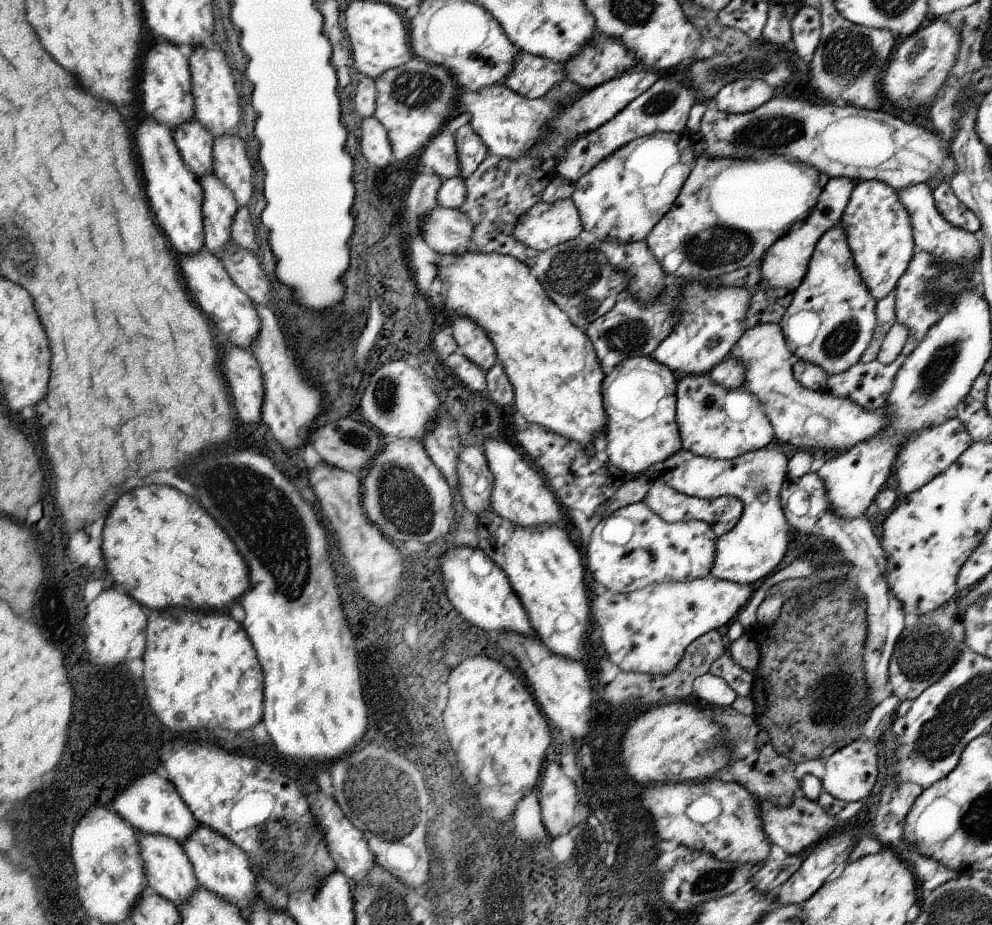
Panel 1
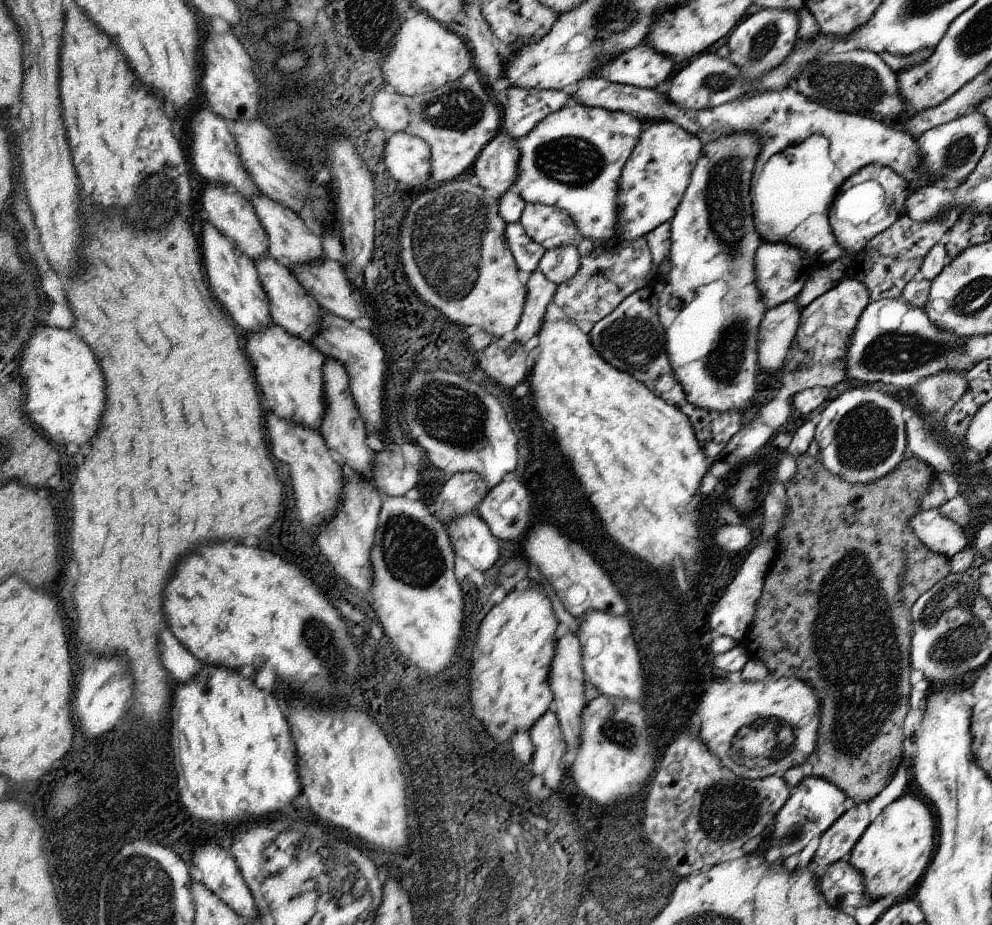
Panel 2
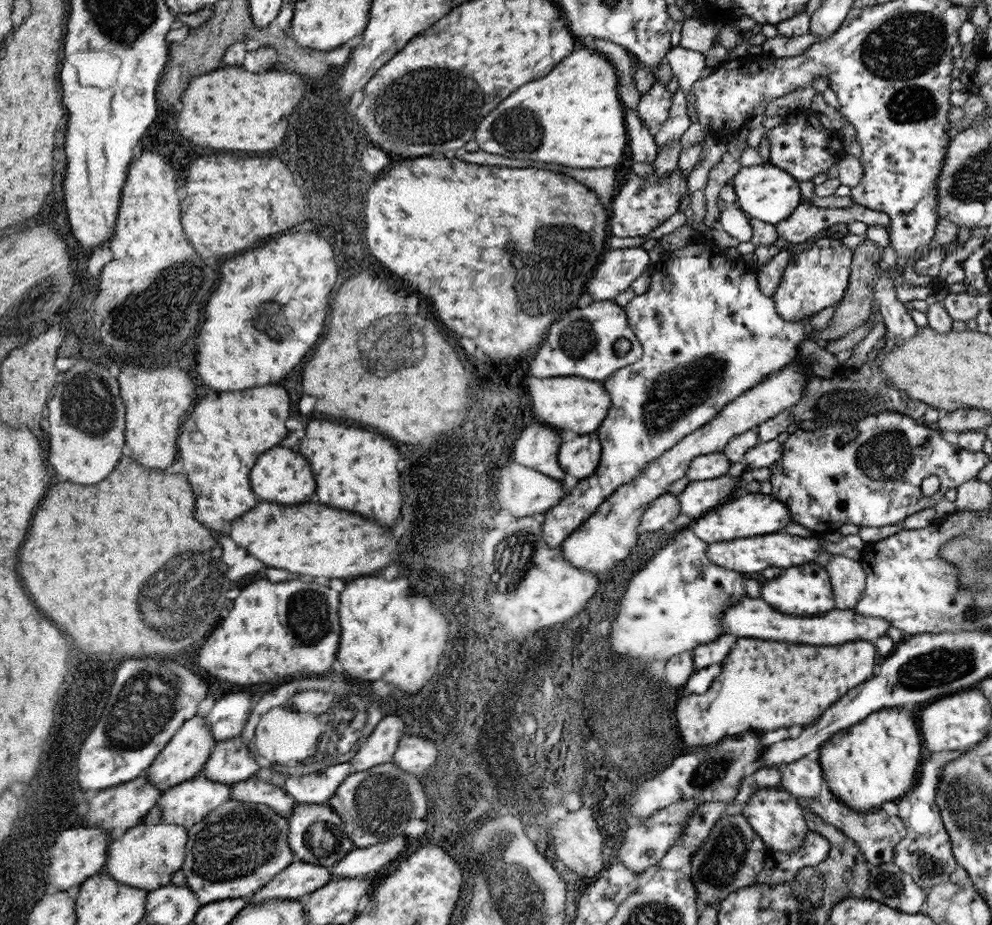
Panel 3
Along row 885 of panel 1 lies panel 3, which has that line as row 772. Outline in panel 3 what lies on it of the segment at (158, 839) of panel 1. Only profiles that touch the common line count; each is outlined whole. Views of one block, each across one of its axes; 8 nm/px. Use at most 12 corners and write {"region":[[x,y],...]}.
{"region":[[185,722],[147,768],[161,794],[193,780],[217,744]]}

